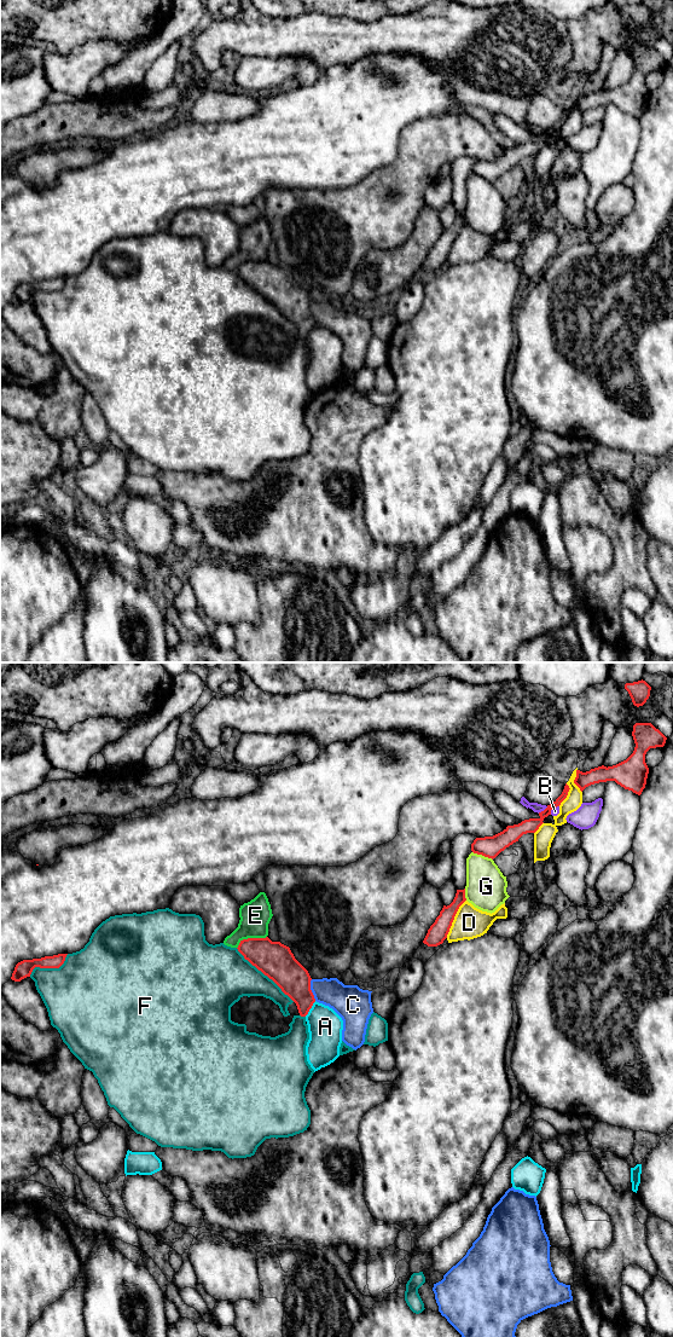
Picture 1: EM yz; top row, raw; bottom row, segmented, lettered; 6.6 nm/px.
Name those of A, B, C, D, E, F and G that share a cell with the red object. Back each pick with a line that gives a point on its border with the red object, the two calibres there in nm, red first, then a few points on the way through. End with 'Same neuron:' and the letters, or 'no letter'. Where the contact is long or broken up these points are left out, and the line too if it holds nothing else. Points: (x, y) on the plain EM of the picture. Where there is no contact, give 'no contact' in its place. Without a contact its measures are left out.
Same neuron: no letter

